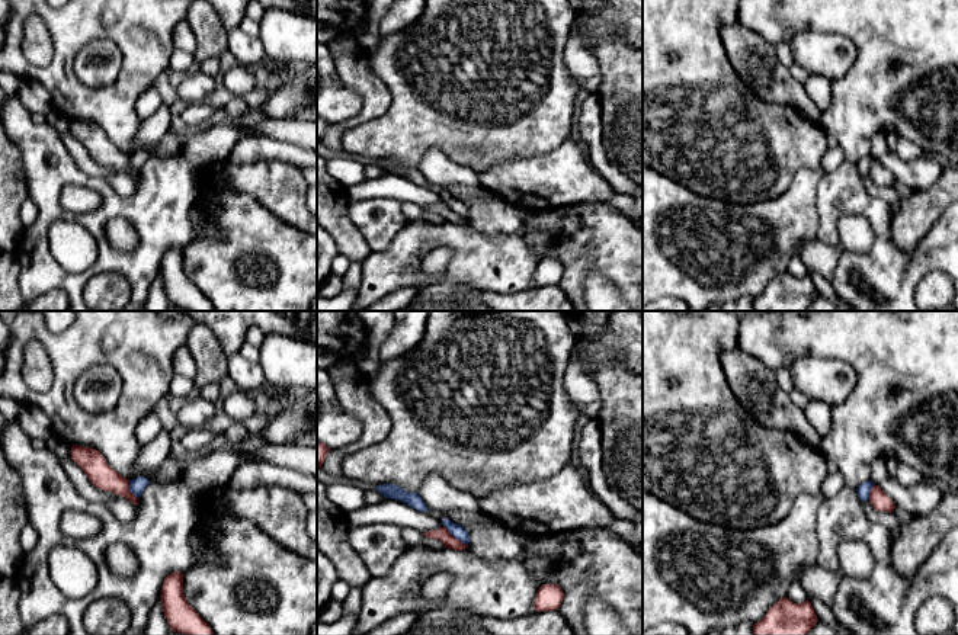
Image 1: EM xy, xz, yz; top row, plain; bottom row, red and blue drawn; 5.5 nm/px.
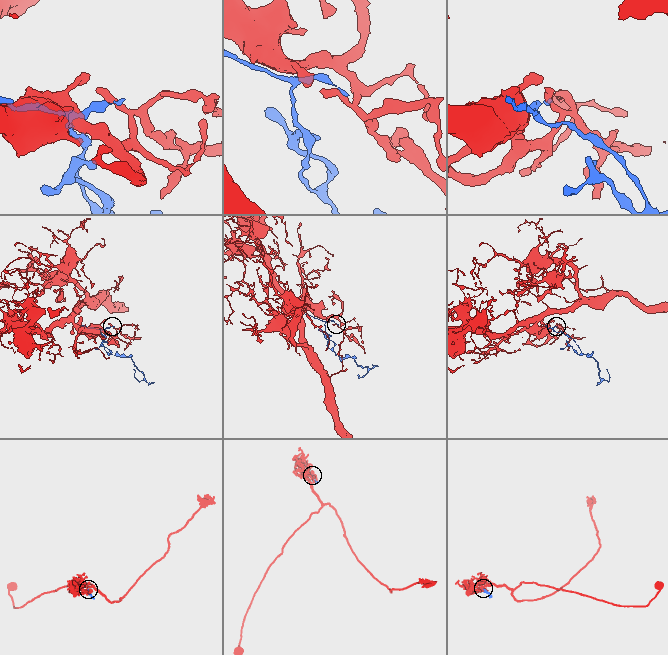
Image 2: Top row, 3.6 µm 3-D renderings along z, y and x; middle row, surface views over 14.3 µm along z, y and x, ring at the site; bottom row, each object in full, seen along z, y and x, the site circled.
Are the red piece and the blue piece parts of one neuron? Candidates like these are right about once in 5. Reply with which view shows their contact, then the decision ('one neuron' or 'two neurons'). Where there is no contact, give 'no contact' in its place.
xz | two neurons

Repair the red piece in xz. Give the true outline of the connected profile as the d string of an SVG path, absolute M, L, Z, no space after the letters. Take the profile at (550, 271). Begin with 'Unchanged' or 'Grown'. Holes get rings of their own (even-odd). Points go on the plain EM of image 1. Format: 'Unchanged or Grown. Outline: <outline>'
Unchanged. Outline: M542 259L535 270L536 286L557 285L563 278L563 263L558 259Z

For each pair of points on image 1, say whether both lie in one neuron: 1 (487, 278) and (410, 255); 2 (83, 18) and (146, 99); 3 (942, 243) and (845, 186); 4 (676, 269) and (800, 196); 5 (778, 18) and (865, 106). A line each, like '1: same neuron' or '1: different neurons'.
1: same neuron
2: different neurons
3: same neuron
4: same neuron
5: same neuron

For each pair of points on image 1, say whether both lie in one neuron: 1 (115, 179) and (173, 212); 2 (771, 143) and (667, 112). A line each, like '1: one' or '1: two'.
1: two
2: one

